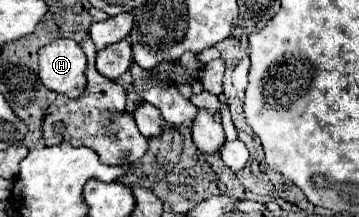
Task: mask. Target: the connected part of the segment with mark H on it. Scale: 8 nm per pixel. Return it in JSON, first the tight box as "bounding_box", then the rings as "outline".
{"bounding_box":[39,38,87,98],"outline":[[[59,38],[39,50],[39,78],[59,94],[79,98],[85,92],[87,58],[75,40]]]}

